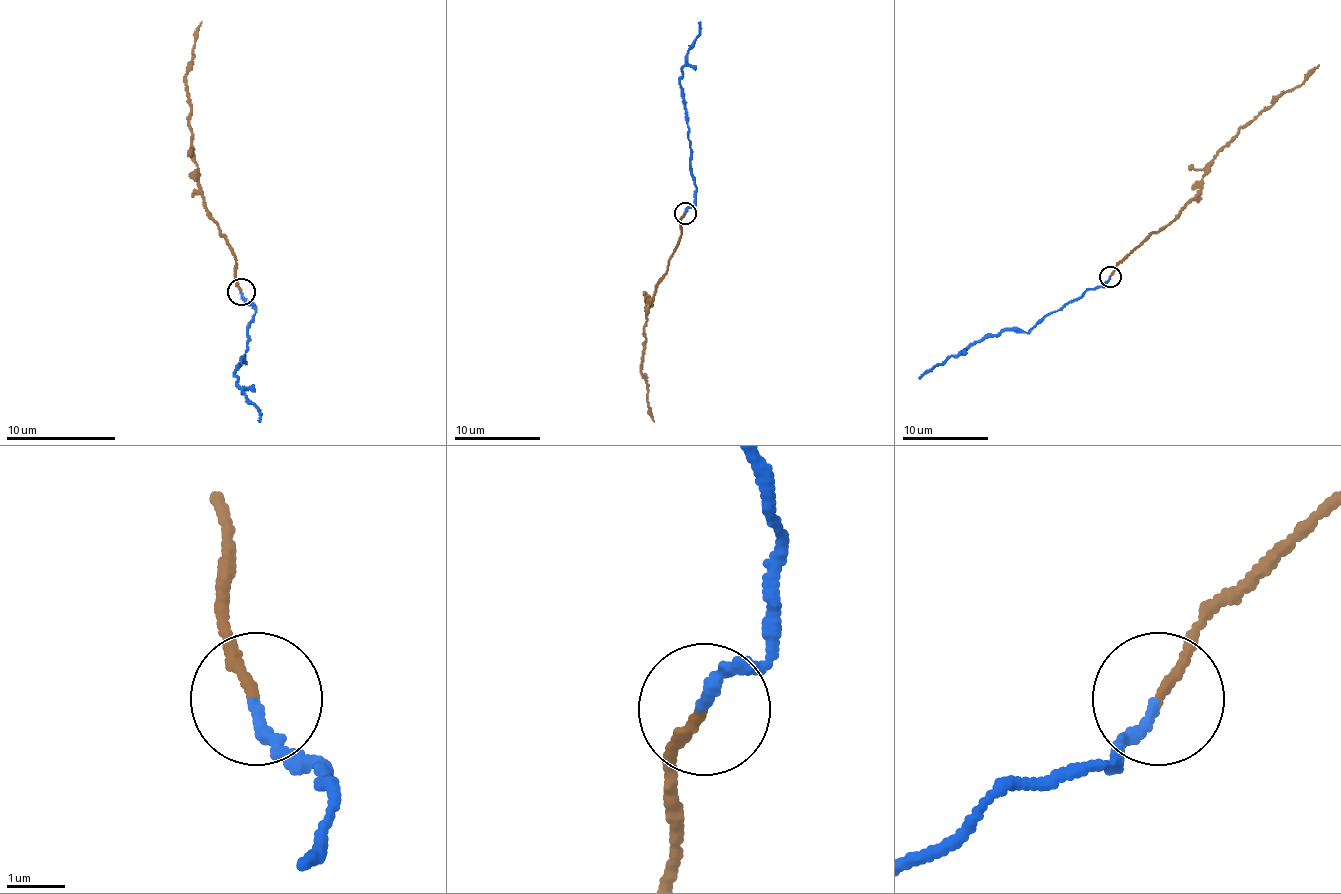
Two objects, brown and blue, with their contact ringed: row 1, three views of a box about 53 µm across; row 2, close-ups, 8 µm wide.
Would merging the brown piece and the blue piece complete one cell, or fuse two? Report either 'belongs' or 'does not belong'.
belongs

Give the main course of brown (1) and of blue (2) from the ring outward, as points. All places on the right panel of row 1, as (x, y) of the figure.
1: (1110, 276), (1115, 267), (1166, 226), (1194, 196), (1205, 166), (1242, 127), (1287, 91), (1293, 91), (1319, 65)
2: (1110, 276), (1102, 287), (1085, 291), (1044, 315), (1027, 332), (1001, 330), (975, 340), (919, 379)

